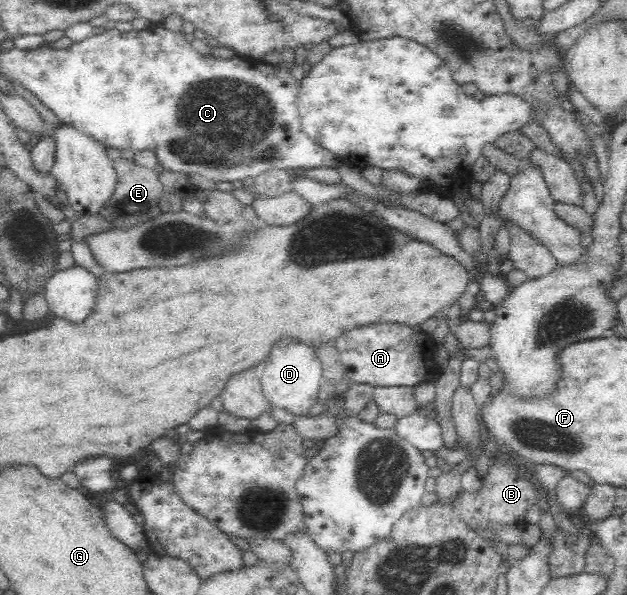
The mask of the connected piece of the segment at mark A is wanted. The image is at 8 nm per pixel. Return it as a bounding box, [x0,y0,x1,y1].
[335,322,437,386]

